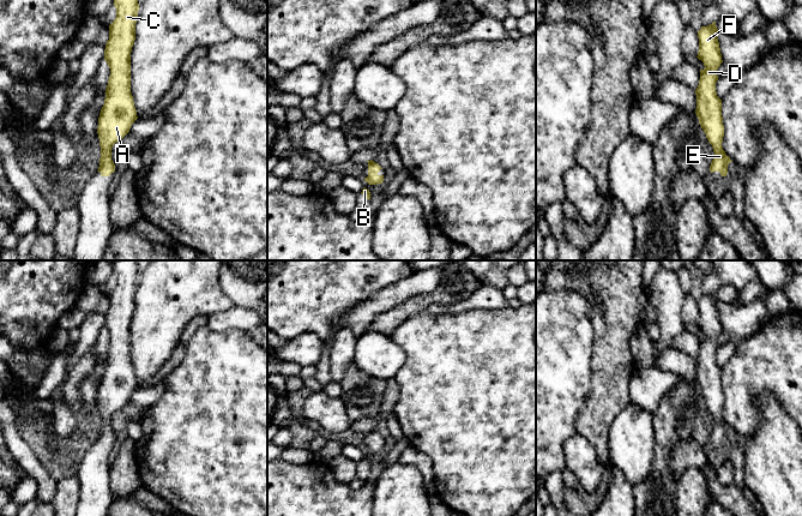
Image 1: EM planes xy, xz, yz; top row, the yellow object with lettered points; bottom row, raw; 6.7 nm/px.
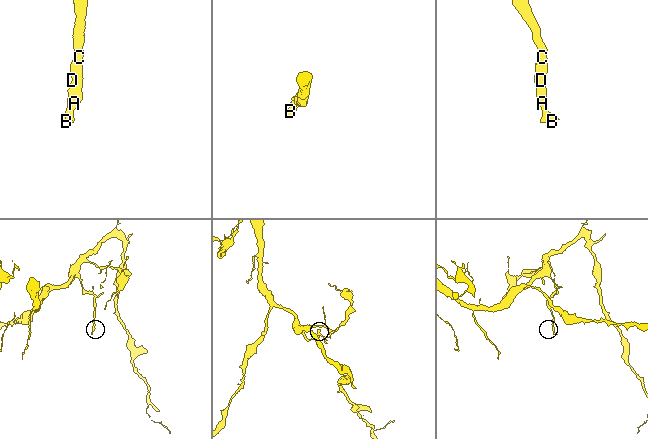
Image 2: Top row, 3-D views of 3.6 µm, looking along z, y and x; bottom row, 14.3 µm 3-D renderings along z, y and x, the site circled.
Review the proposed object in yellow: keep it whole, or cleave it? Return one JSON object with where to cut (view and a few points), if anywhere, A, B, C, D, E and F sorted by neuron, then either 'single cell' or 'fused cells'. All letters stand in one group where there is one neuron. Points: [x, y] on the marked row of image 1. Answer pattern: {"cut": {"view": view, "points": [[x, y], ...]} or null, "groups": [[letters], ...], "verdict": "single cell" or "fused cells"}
{"cut": null, "groups": [["A", "B", "C", "D", "E", "F"]], "verdict": "single cell"}

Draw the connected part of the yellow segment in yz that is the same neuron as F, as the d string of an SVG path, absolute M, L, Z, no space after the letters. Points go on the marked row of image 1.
M716 22L707 26L701 26L698 31L699 52L697 58L704 62L705 68L700 70L699 85L695 90L695 114L708 143L713 148L714 156L710 172L719 172L722 176L726 176L728 164L732 161L722 146L724 137L722 100L716 91L717 70L723 62L717 38L718 34L719 30L716 26Z

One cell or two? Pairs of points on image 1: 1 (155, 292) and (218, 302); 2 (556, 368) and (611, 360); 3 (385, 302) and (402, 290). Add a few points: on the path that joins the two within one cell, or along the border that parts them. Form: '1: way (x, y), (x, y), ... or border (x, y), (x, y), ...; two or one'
1: way (170, 292), (198, 292), (203, 295); one
2: border (595, 338), (589, 391); two
3: way (389, 299), (398, 293); one

